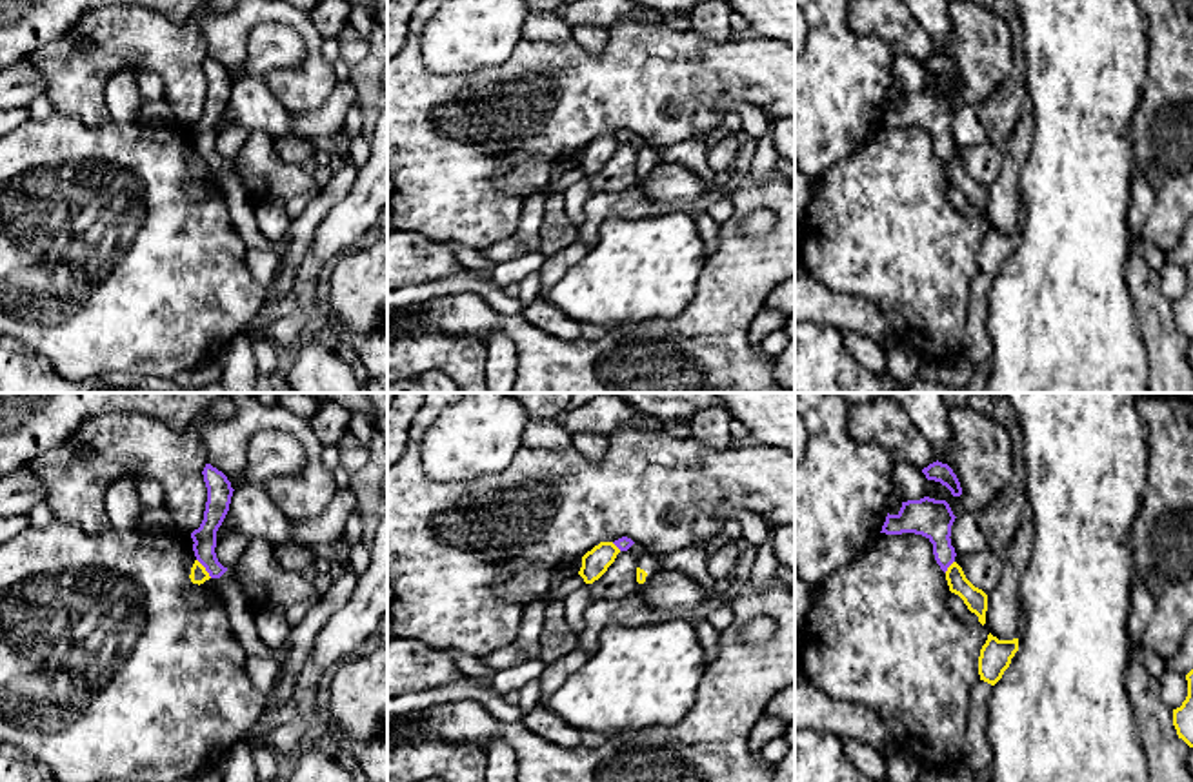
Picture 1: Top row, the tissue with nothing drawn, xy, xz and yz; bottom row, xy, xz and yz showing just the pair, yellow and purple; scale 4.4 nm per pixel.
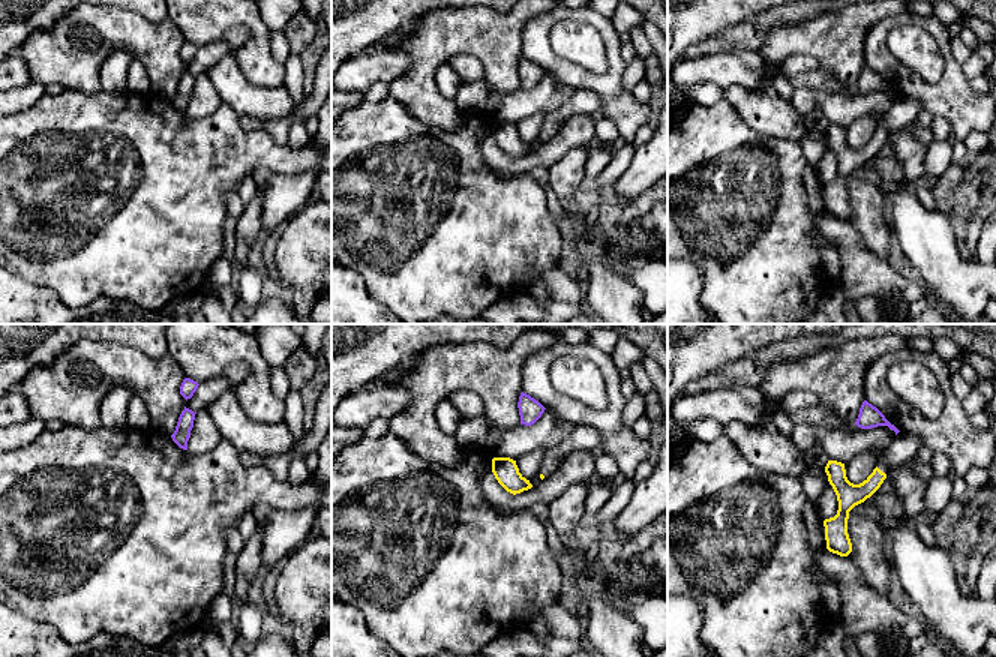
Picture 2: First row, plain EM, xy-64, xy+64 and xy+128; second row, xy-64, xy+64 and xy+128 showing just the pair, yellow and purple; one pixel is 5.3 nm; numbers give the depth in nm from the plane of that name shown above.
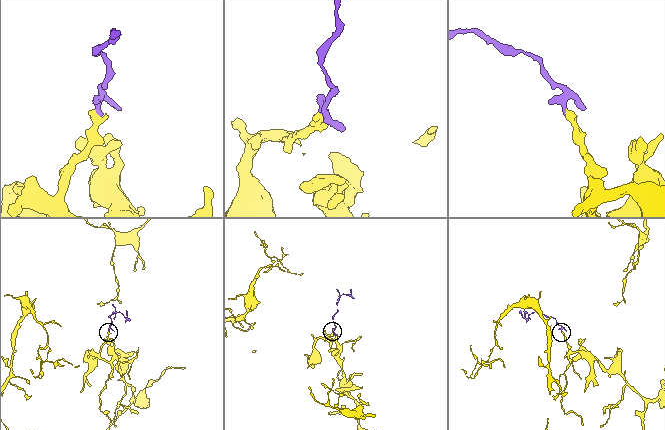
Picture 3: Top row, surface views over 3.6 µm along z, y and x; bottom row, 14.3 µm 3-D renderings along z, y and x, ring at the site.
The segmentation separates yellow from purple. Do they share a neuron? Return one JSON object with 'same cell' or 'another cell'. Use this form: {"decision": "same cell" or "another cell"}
{"decision": "another cell"}

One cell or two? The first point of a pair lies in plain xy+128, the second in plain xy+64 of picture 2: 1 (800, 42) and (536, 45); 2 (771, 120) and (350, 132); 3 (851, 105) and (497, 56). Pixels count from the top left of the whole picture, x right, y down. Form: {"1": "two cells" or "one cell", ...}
{"1": "two cells", "2": "two cells", "3": "two cells"}

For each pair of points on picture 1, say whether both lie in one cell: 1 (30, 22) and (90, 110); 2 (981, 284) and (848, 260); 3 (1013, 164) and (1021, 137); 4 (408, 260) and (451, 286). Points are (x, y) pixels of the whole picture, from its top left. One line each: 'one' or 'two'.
1: two
2: two
3: one
4: two

